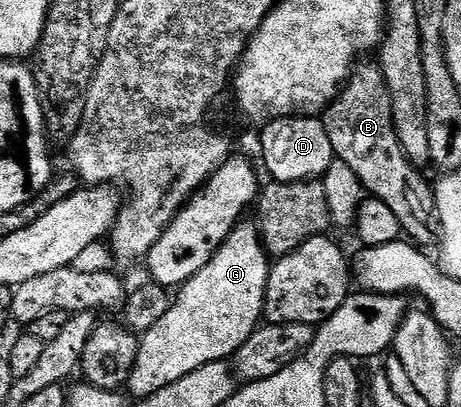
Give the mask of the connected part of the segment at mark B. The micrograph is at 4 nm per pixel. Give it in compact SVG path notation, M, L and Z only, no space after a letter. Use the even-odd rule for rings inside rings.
M361 62L354 67L353 73L350 74L348 80L345 81L343 87L338 91L336 98L333 100L333 103L329 105L328 108L325 109L323 113L323 119L325 121L325 129L327 130L327 138L331 138L331 146L333 147L333 155L338 160L342 160L344 164L347 166L351 166L351 174L355 174L355 178L359 178L359 182L361 183L362 189L372 199L378 200L379 202L383 202L387 207L395 213L395 218L399 218L399 226L401 227L402 233L414 245L417 246L426 246L425 244L433 244L436 245L439 240L439 225L437 223L437 200L433 196L434 185L432 183L428 184L427 181L424 180L423 177L420 176L420 172L416 165L410 163L407 157L403 154L403 150L399 146L399 140L397 135L393 130L393 115L390 112L390 98L389 91L387 90L387 86L385 85L385 79L383 78L383 74L381 73L380 67L376 63L373 64L365 64L369 62Z

